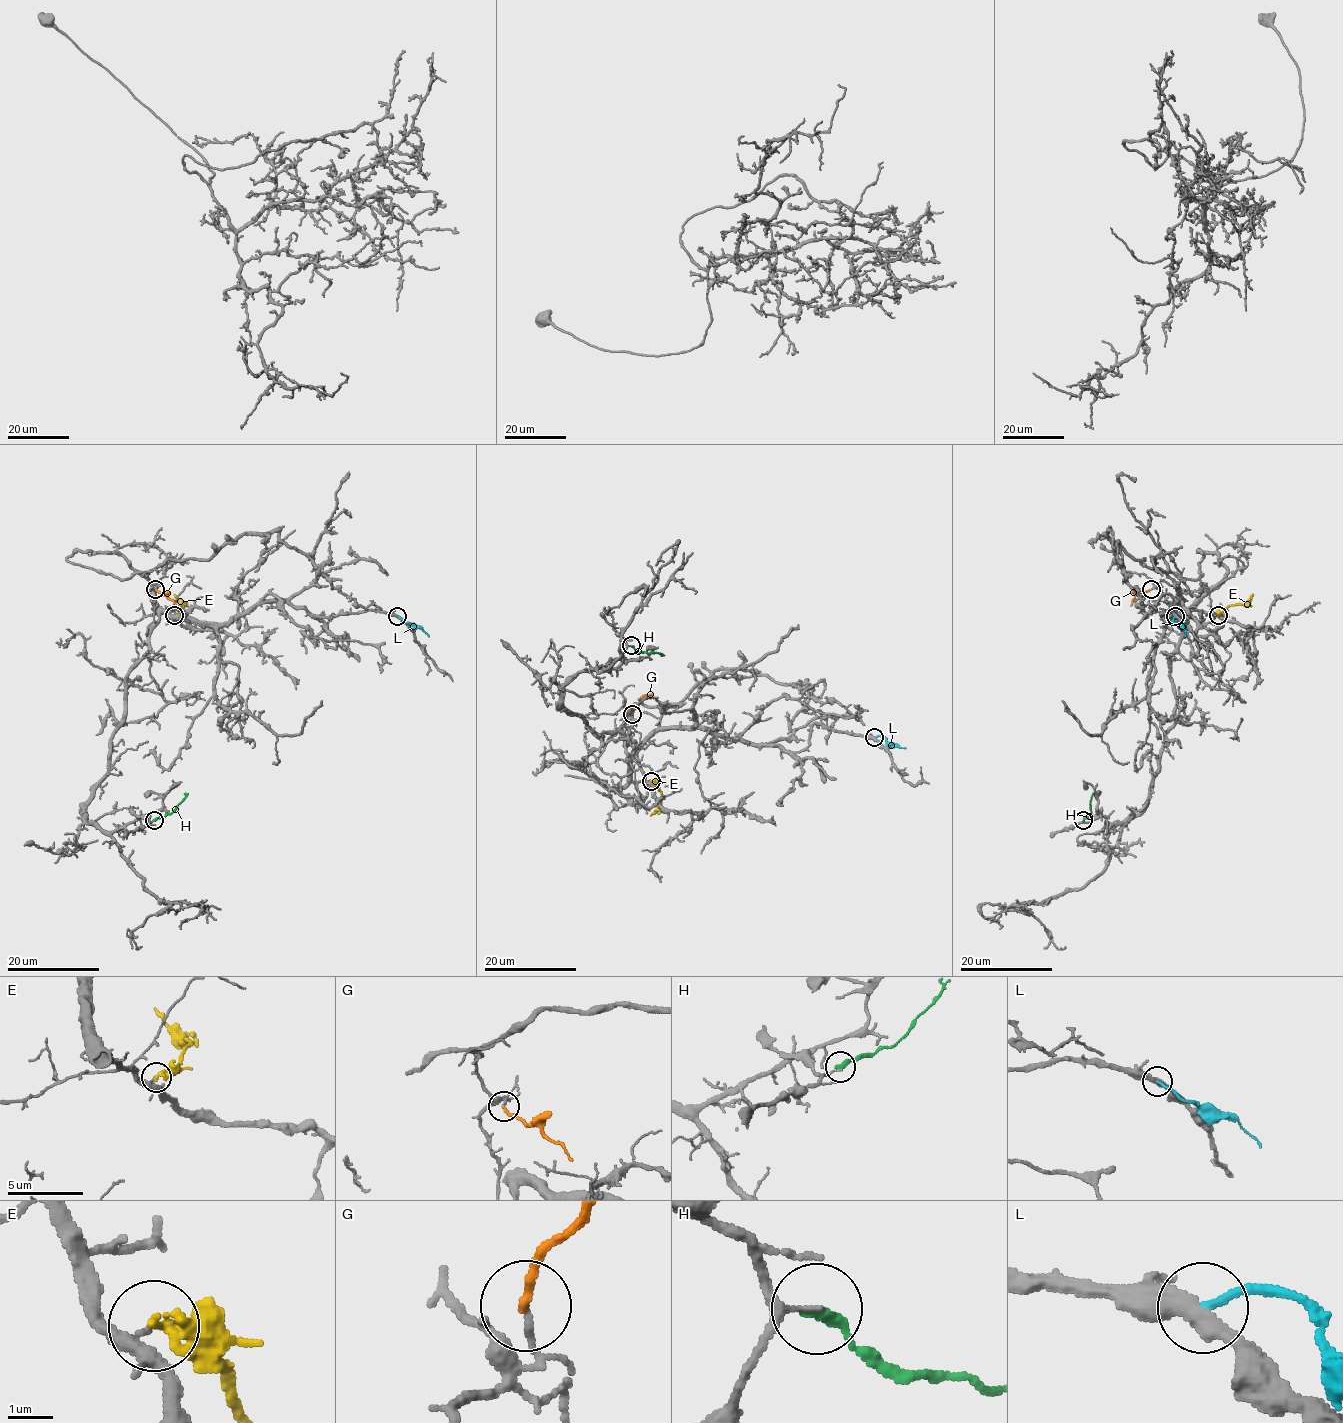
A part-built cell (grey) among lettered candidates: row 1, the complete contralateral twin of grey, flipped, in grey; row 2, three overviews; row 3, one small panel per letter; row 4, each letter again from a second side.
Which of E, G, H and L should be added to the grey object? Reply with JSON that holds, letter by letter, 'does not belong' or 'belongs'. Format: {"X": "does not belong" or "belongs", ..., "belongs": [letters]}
{"E": "does not belong", "G": "does not belong", "H": "does not belong", "L": "does not belong", "belongs": []}

